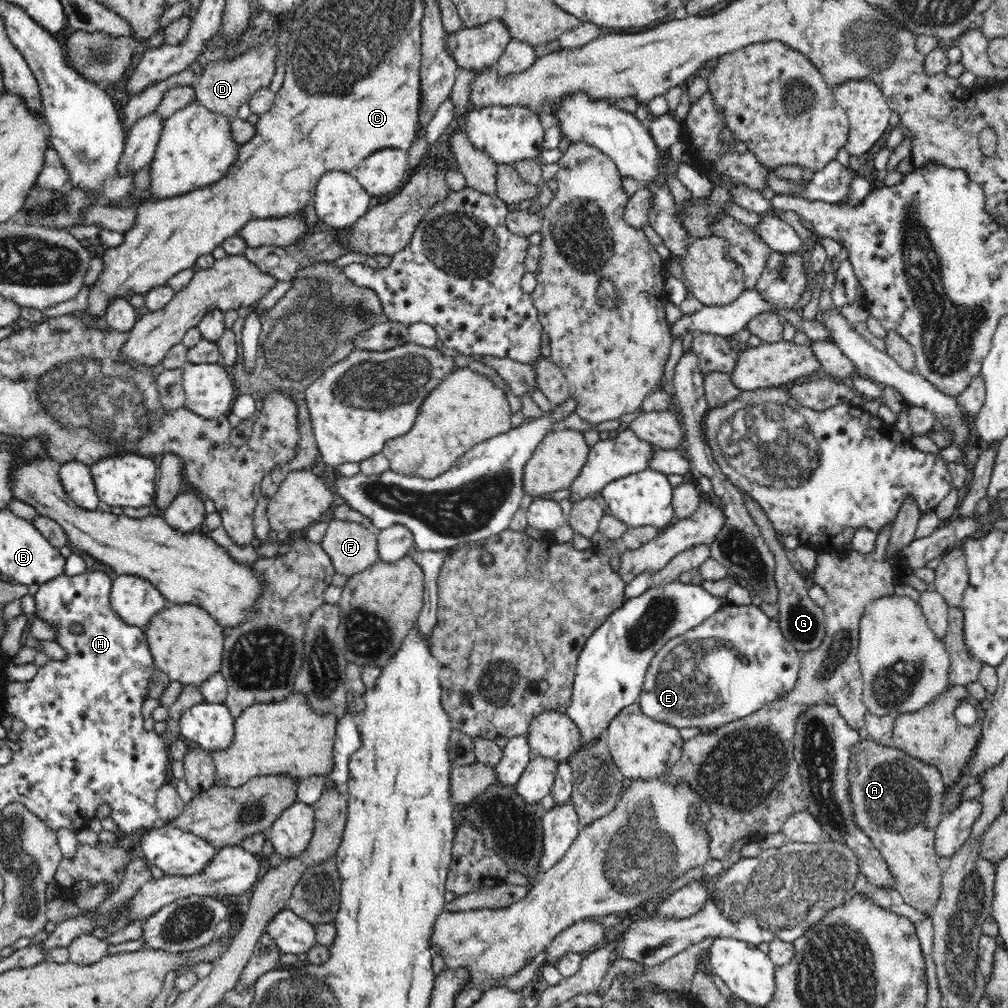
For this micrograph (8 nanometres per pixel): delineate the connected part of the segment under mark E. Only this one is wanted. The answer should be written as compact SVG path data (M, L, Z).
M727 603L723 607L718 608L712 616L708 616L704 622L701 622L696 628L685 632L682 636L677 636L669 640L650 661L650 666L645 674L642 692L638 698L638 705L644 714L652 717L656 721L672 725L678 731L684 728L698 728L699 730L709 730L722 728L726 723L733 720L744 718L753 712L760 710L764 705L776 700L787 692L790 692L796 684L798 678L798 670L800 666L801 653L794 648L794 645L783 635L780 630L779 622L776 618L768 617L759 606L736 606Z

